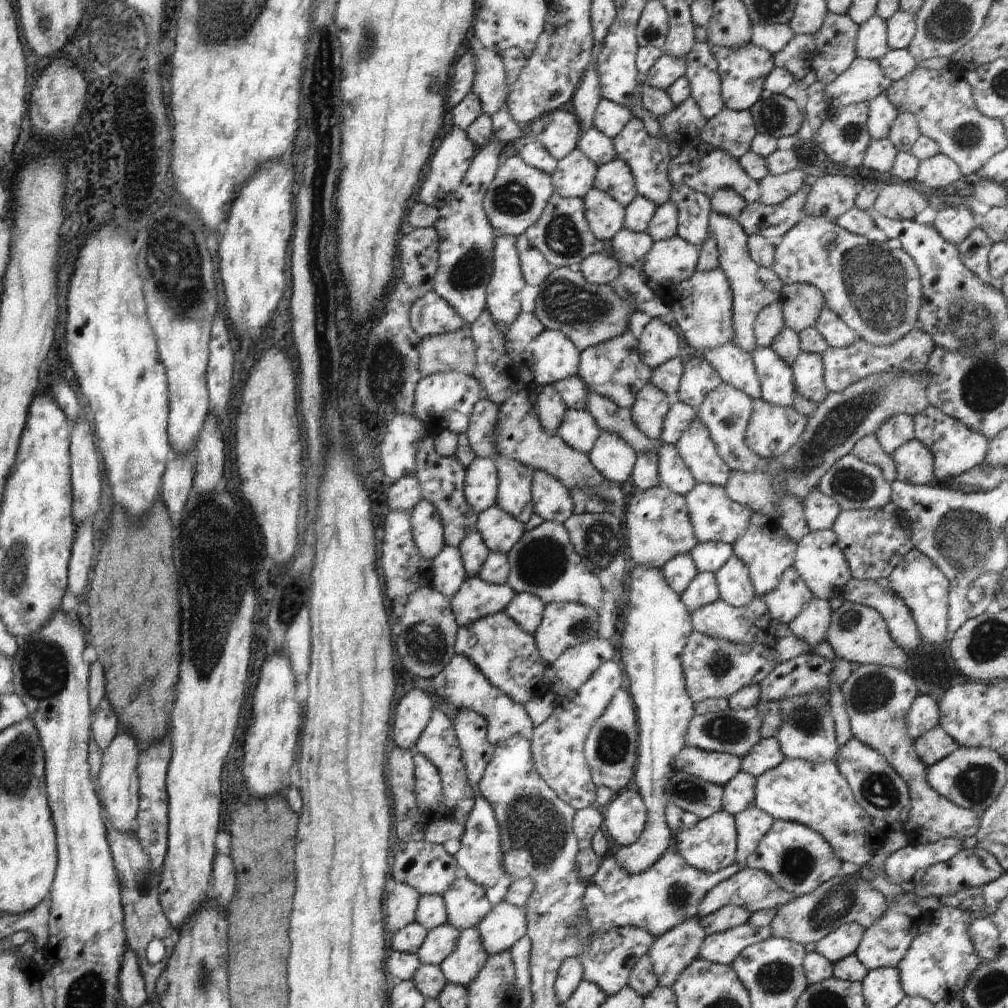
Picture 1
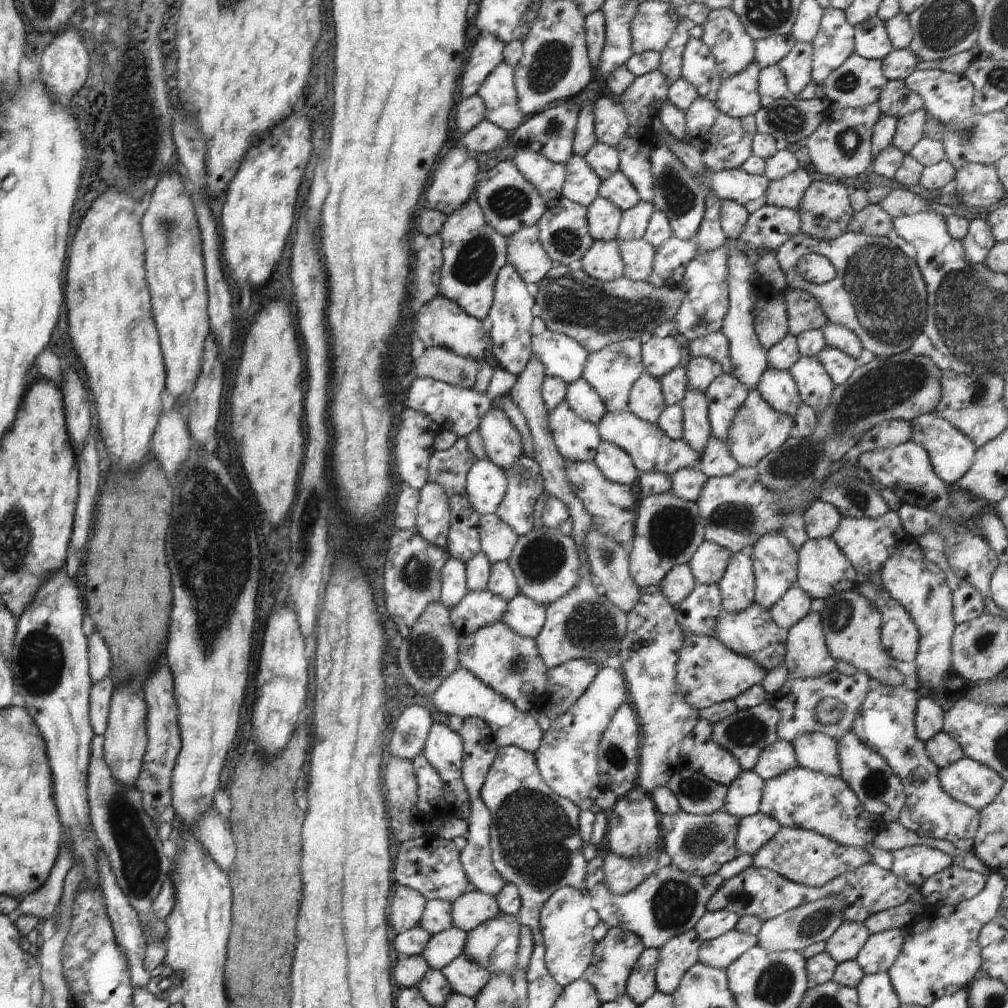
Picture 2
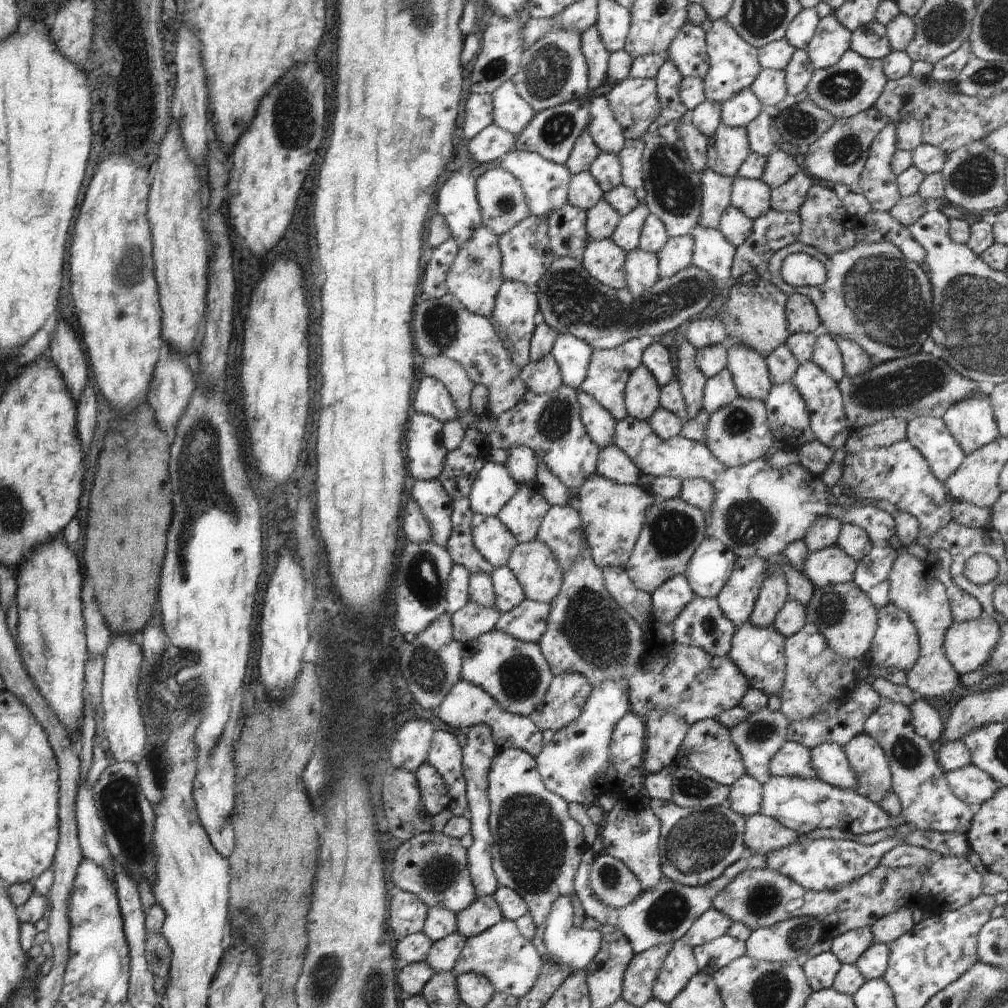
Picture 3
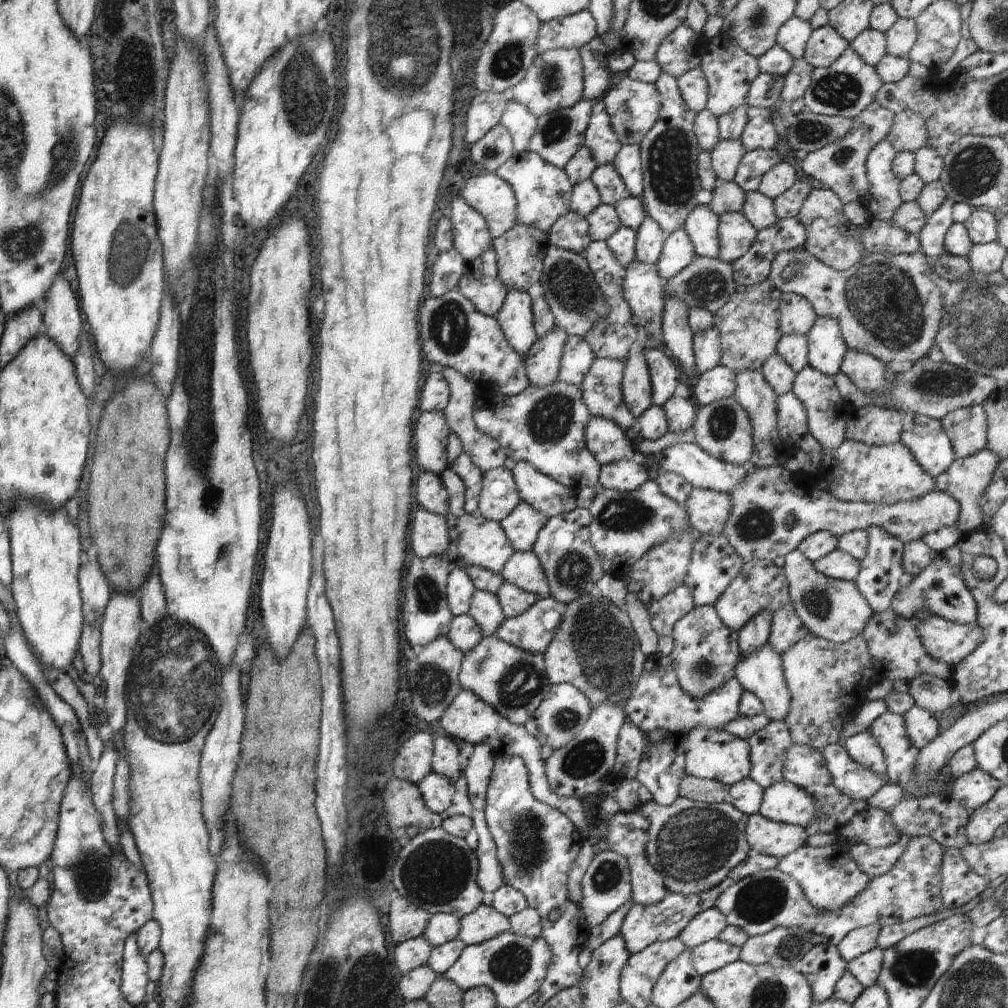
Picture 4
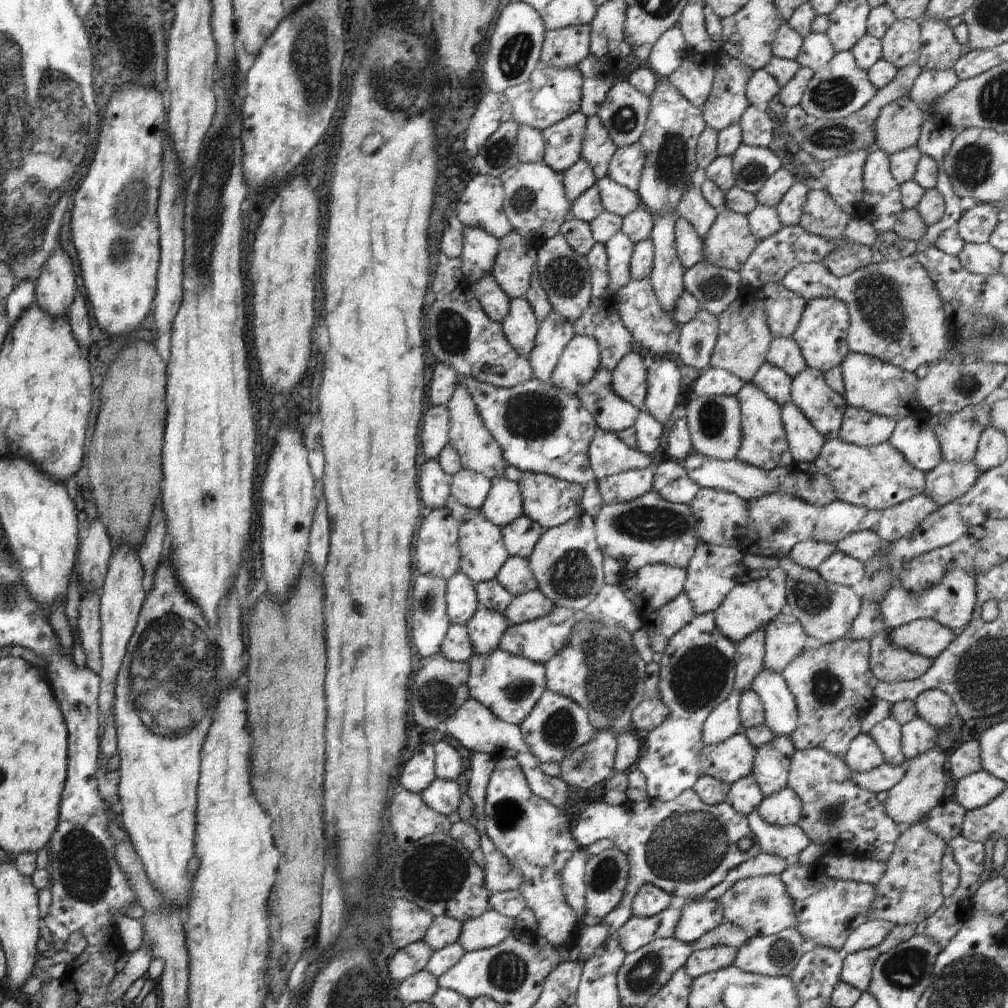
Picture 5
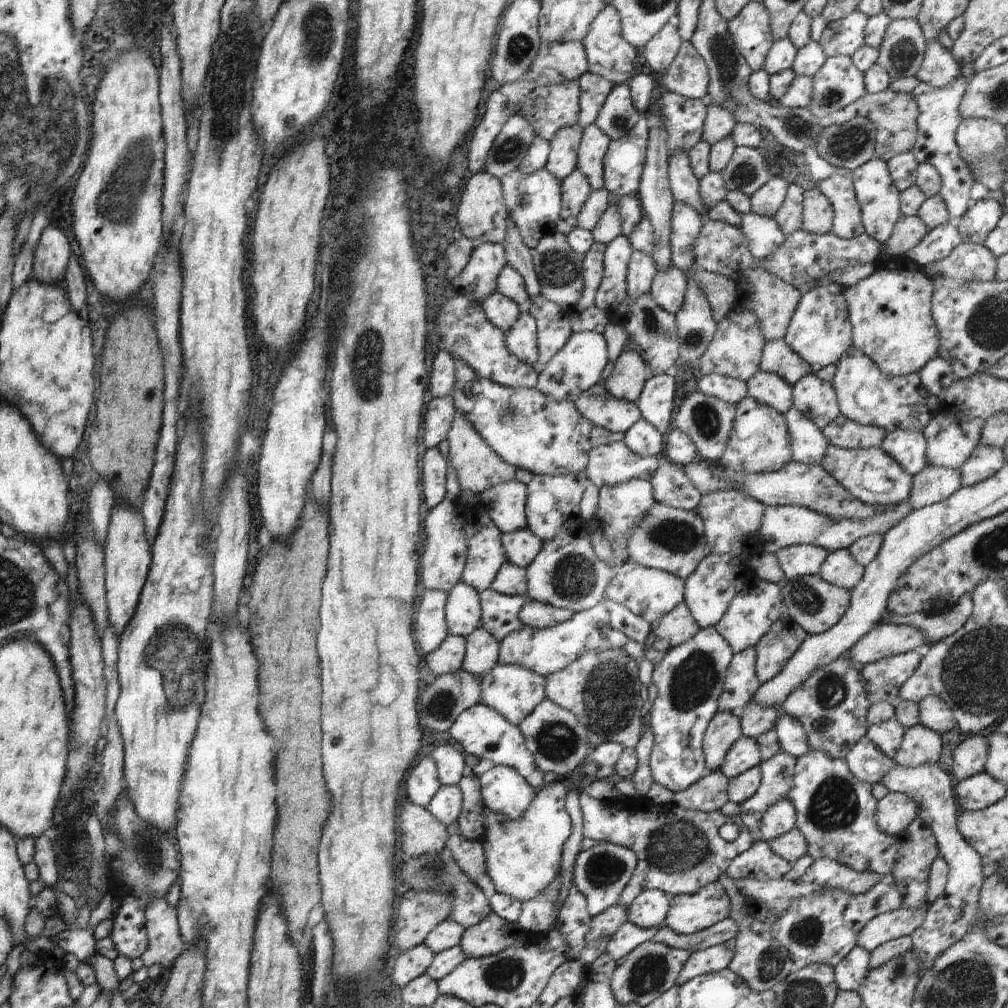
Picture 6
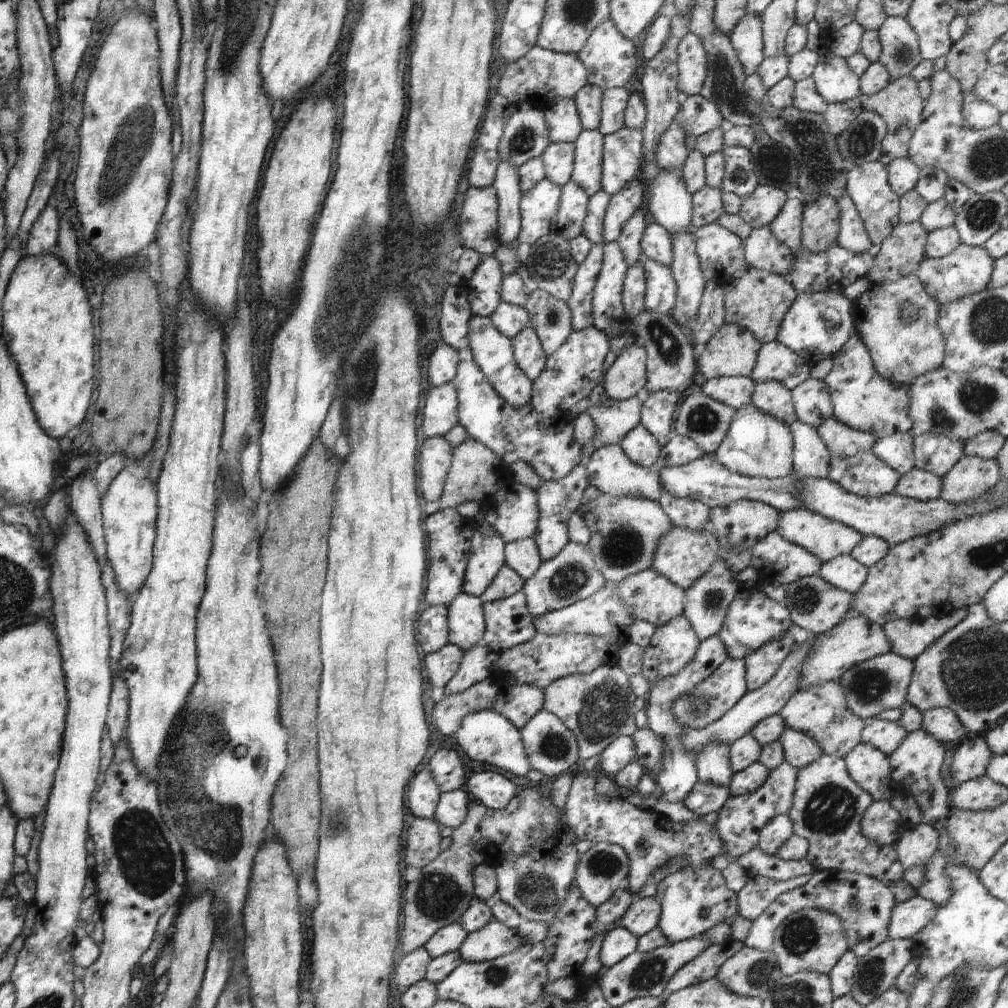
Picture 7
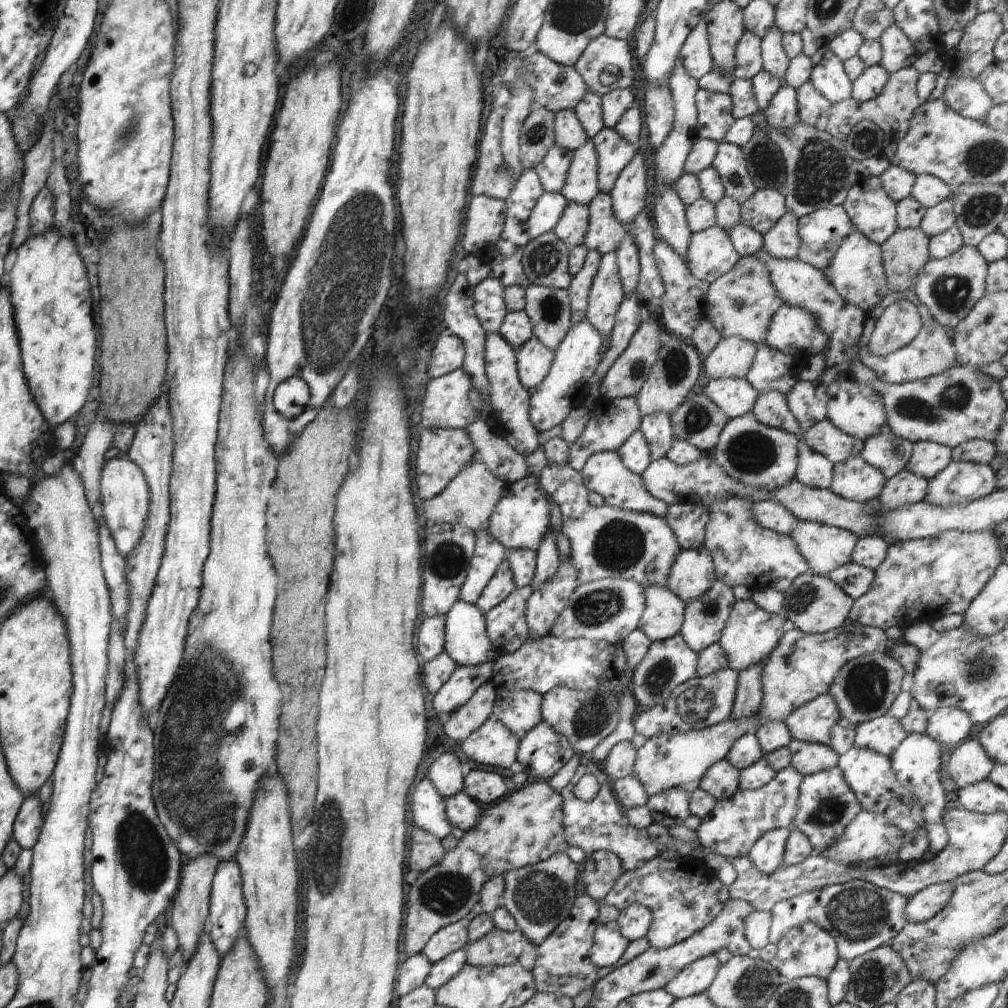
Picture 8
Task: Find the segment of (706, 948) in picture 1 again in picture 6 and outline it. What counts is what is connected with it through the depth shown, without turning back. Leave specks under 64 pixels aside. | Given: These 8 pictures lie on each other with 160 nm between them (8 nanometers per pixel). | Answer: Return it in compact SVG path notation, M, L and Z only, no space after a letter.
M735 939L707 949L694 951L684 963L682 970L676 977L675 984L681 987L697 976L720 972L727 968L734 955Z

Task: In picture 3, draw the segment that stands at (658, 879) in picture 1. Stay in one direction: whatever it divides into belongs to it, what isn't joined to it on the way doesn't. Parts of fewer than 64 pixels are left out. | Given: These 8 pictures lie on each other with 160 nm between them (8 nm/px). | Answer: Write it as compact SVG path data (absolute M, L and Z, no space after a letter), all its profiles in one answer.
M588 847L582 855L574 877L573 887L576 896L582 903L582 910L585 916L592 916L601 922L602 925L612 925L622 931L622 934L629 940L630 946L635 954L644 952L649 948L664 943L673 943L680 941L681 938L690 930L692 923L702 916L703 912L713 908L713 900L726 888L730 881L744 871L754 871L767 868L767 860L765 855L752 855L745 859L740 859L731 864L717 879L712 880L708 884L687 887L683 884L663 878L650 891L642 891L634 902L627 904L625 907L613 909L603 902L600 902L594 895L589 881L589 874L592 863L595 861L596 853Z

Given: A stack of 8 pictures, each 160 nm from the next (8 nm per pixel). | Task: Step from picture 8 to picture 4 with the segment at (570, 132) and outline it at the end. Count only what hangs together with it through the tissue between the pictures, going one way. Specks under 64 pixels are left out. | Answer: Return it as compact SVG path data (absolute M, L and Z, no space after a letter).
M554 49L540 53L531 64L524 80L509 88L507 95L512 101L523 104L536 117L567 109L582 99L583 95L583 64L579 50Z

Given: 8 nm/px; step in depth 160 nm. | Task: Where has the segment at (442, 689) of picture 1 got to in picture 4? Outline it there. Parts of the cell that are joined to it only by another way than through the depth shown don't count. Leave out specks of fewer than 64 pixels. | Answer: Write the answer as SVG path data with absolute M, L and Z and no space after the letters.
M462 689L458 693L458 696L454 697L452 704L444 711L444 714L438 721L440 726L450 734L451 738L457 740L459 743L466 741L473 745L490 745L499 755L520 757L524 761L528 771L532 794L539 801L563 812L580 832L590 827L580 800L576 797L565 797L553 793L547 781L545 762L542 761L540 757L541 742L538 742L529 732L526 732L524 725L517 725L506 720L501 714L498 714L490 704L478 698L478 696L468 689Z

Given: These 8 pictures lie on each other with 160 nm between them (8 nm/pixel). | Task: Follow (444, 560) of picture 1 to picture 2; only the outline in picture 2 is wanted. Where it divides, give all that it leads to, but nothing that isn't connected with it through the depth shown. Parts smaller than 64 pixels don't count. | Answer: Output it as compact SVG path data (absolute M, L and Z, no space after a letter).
M450 557L442 567L441 576L441 599L439 600L446 608L455 607L466 596L467 574L465 562Z

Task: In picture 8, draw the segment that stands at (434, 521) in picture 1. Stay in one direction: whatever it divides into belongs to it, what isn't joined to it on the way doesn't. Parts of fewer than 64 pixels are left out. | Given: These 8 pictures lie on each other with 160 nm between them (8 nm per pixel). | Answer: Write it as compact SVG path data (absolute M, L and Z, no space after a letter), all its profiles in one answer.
M424 428L424 430L420 430L418 450L420 452L416 454L414 472L416 472L418 494L422 500L430 500L430 498L438 496L463 468L478 458L474 443L464 429Z

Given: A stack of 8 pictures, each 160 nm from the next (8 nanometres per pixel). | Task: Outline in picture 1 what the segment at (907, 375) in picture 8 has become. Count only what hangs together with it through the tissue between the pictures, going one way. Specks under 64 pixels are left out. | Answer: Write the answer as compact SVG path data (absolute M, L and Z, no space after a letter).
M807 216L804 221L793 226L782 237L779 245L775 247L775 259L771 269L784 285L792 283L808 283L809 285L818 288L823 294L825 306L832 309L857 334L858 338L864 339L867 343L873 345L892 345L895 341L899 341L906 333L909 333L916 325L918 325L918 316L922 306L922 295L920 290L919 270L914 260L912 260L912 257L902 247L886 250L884 243L870 241L865 236L852 234L851 232L844 230L841 226L838 226L835 222L828 220L826 217Z

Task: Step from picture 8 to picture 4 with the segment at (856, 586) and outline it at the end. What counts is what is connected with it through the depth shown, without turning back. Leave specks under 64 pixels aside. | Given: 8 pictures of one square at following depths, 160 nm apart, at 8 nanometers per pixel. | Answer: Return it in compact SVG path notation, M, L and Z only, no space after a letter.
M838 548L820 560L813 562L813 565L819 573L828 578L853 581L858 576L860 563L861 561L855 556Z

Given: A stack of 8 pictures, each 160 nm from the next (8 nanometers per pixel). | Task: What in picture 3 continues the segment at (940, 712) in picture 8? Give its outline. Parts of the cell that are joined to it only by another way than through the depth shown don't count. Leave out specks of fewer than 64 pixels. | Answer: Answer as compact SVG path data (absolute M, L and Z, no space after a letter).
M908 552L901 553L894 561L889 579L891 603L908 614L919 636L919 657L907 672L906 686L912 692L918 692L922 699L940 698L942 694L952 692L960 683L959 674L943 651L944 633L954 621L945 586L931 573L925 562Z

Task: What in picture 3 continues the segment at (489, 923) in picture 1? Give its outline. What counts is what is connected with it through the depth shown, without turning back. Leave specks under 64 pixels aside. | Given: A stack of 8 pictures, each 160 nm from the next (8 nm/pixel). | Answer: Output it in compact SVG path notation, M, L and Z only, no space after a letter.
M502 919L479 935L466 939L451 973L455 977L464 973L484 975L493 984L496 993L506 993L519 999L534 986L543 965L541 960L540 953L529 938L522 936L515 921Z

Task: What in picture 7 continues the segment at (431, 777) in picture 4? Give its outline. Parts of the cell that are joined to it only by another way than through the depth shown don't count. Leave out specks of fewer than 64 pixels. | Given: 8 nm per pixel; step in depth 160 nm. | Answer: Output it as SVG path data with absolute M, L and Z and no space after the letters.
M456 789L453 791L444 791L440 795L434 820L444 826L458 828L467 817L472 797L464 789Z

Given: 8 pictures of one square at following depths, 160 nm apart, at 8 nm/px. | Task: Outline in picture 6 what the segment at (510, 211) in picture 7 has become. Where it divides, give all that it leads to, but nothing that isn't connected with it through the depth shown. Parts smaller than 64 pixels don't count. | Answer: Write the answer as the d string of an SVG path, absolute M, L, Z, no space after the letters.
M510 216L506 221L505 239L502 246L505 248L507 264L520 273L524 279L527 293L534 300L535 296L541 293L542 286L540 286L540 281L534 270L532 250L524 244L520 231Z

